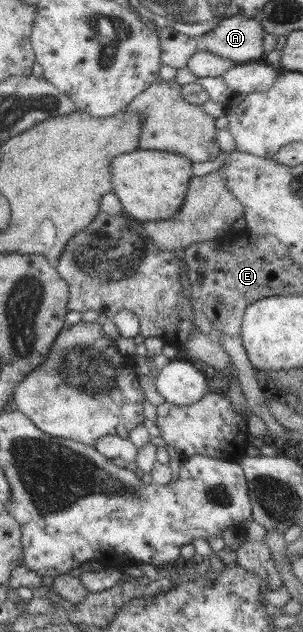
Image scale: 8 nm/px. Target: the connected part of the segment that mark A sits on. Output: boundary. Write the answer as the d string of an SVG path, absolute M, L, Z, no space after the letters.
M230 16L223 18L209 32L202 35L204 51L230 60L234 64L261 60L264 30L254 18Z

